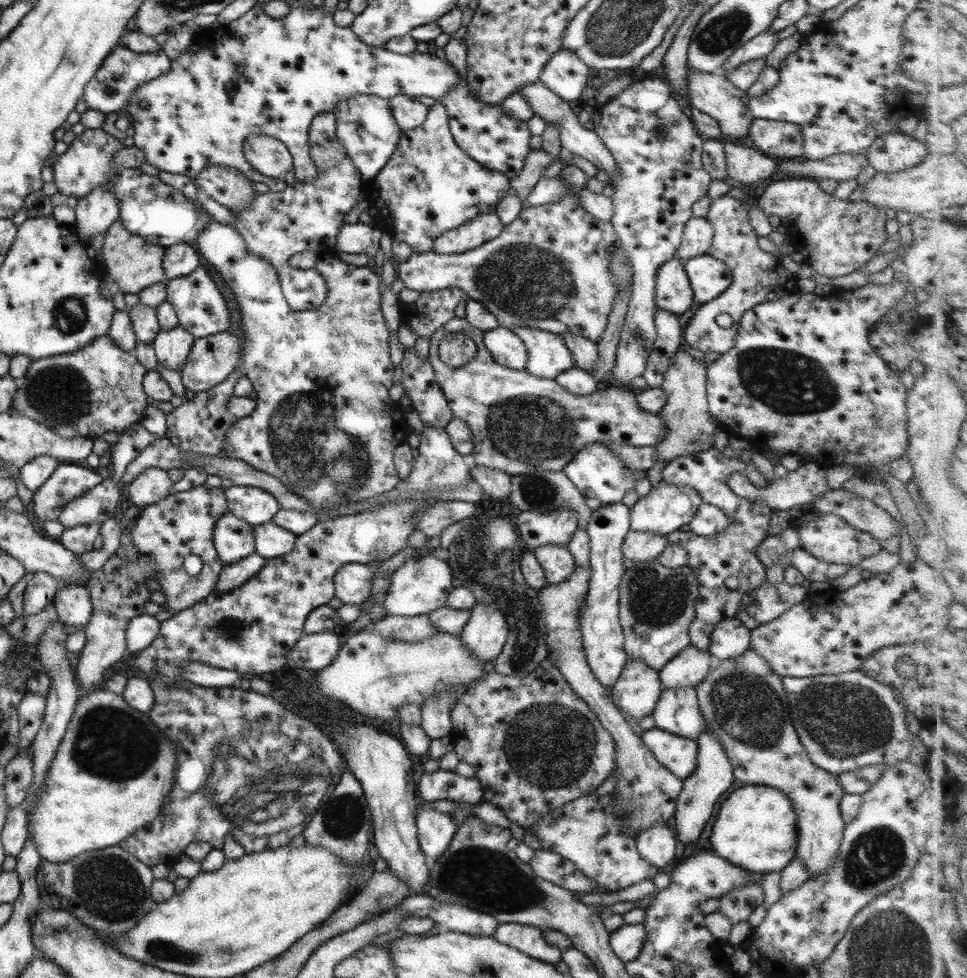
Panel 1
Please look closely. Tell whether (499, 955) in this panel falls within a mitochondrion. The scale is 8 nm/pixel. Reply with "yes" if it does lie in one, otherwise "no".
no

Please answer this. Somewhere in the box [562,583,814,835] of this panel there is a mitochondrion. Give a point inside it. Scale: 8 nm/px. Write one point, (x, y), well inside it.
(744, 706)

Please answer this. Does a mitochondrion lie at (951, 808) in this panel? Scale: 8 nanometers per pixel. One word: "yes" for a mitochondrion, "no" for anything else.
no

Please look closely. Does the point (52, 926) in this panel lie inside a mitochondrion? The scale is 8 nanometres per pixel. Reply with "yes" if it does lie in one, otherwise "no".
yes

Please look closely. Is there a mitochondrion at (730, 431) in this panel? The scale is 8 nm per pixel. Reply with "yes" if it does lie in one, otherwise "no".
no

